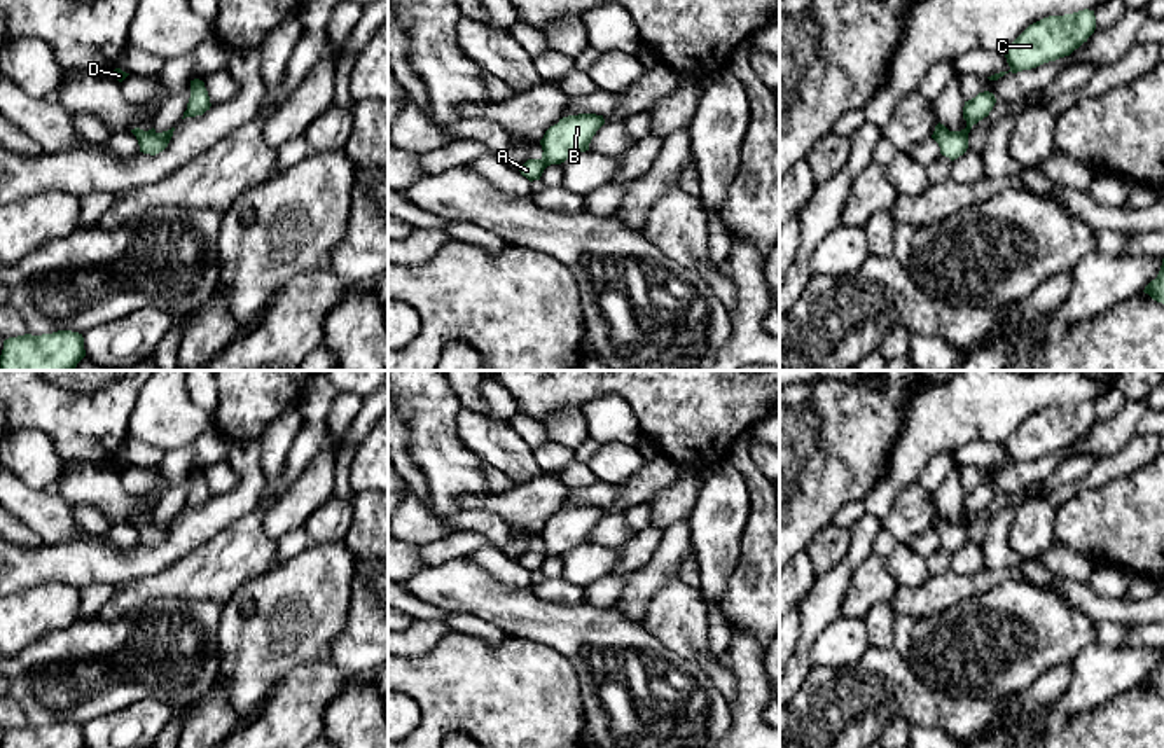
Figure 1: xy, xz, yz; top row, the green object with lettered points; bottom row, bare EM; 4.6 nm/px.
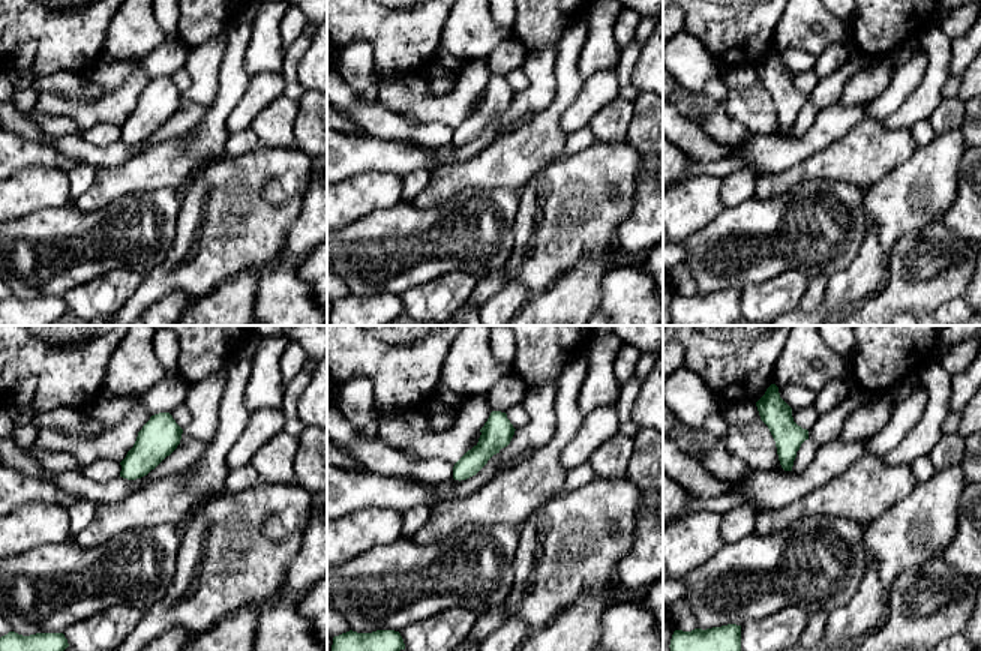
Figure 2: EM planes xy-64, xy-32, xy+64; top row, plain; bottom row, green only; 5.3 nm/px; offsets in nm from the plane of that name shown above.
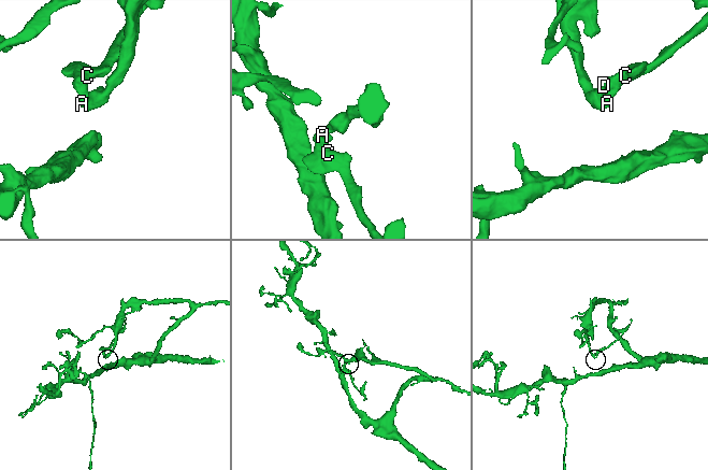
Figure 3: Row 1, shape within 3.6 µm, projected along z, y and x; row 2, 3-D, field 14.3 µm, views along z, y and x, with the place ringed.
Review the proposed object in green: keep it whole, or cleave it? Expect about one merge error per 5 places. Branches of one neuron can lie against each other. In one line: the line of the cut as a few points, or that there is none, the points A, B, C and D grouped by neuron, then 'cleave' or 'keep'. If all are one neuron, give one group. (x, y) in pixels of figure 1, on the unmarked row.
no cut; A B C D; keep

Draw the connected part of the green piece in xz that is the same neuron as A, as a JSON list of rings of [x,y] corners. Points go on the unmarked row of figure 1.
[[[579,505],[559,510],[559,514],[551,517],[540,531],[544,542],[542,549],[528,551],[519,559],[521,566],[530,573],[540,571],[547,558],[561,556],[566,551],[589,542],[592,528],[603,516],[603,507],[596,505]]]

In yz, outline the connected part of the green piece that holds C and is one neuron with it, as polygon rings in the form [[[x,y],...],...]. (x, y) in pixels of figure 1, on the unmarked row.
[[[1084,400],[1064,407],[1049,407],[1029,416],[1005,442],[1008,463],[1036,460],[1070,447],[1096,421],[1094,402]]]

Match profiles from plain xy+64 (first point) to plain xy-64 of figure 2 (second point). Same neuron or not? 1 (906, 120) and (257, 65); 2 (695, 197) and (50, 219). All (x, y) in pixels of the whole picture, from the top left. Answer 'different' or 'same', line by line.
1: different
2: different

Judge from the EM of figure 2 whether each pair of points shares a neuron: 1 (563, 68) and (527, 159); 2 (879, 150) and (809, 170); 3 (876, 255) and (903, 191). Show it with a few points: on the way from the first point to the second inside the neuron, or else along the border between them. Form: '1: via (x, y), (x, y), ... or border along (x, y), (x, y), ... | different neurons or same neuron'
1: via (563, 90), (563, 99), (545, 125), (542, 137) | same neuron
2: via (861, 156), (827, 165) | same neuron
3: border along (869, 227), (875, 230), (888, 257) | different neurons

